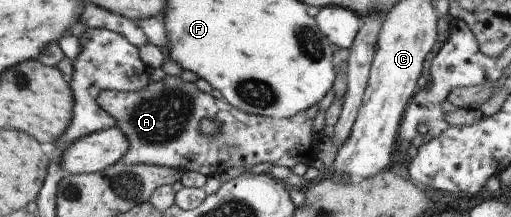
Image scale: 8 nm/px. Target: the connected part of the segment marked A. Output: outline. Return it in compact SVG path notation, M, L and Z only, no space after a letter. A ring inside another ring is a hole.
M166 75L159 82L151 82L144 92L104 91L98 98L99 103L116 118L117 127L128 136L130 150L121 160L124 164L156 164L156 166L168 166L178 168L182 172L202 172L210 176L212 172L212 146L214 146L214 172L228 172L230 168L250 168L256 164L273 164L274 166L286 166L294 170L299 164L314 162L318 144L323 142L321 133L312 131L312 121L304 112L298 112L290 118L274 118L264 115L252 114L235 106L226 99L214 99L212 94L204 94L198 90L196 84L184 82L181 76ZM202 120L216 120L222 122L222 134L216 132L212 136L202 134L200 124Z

